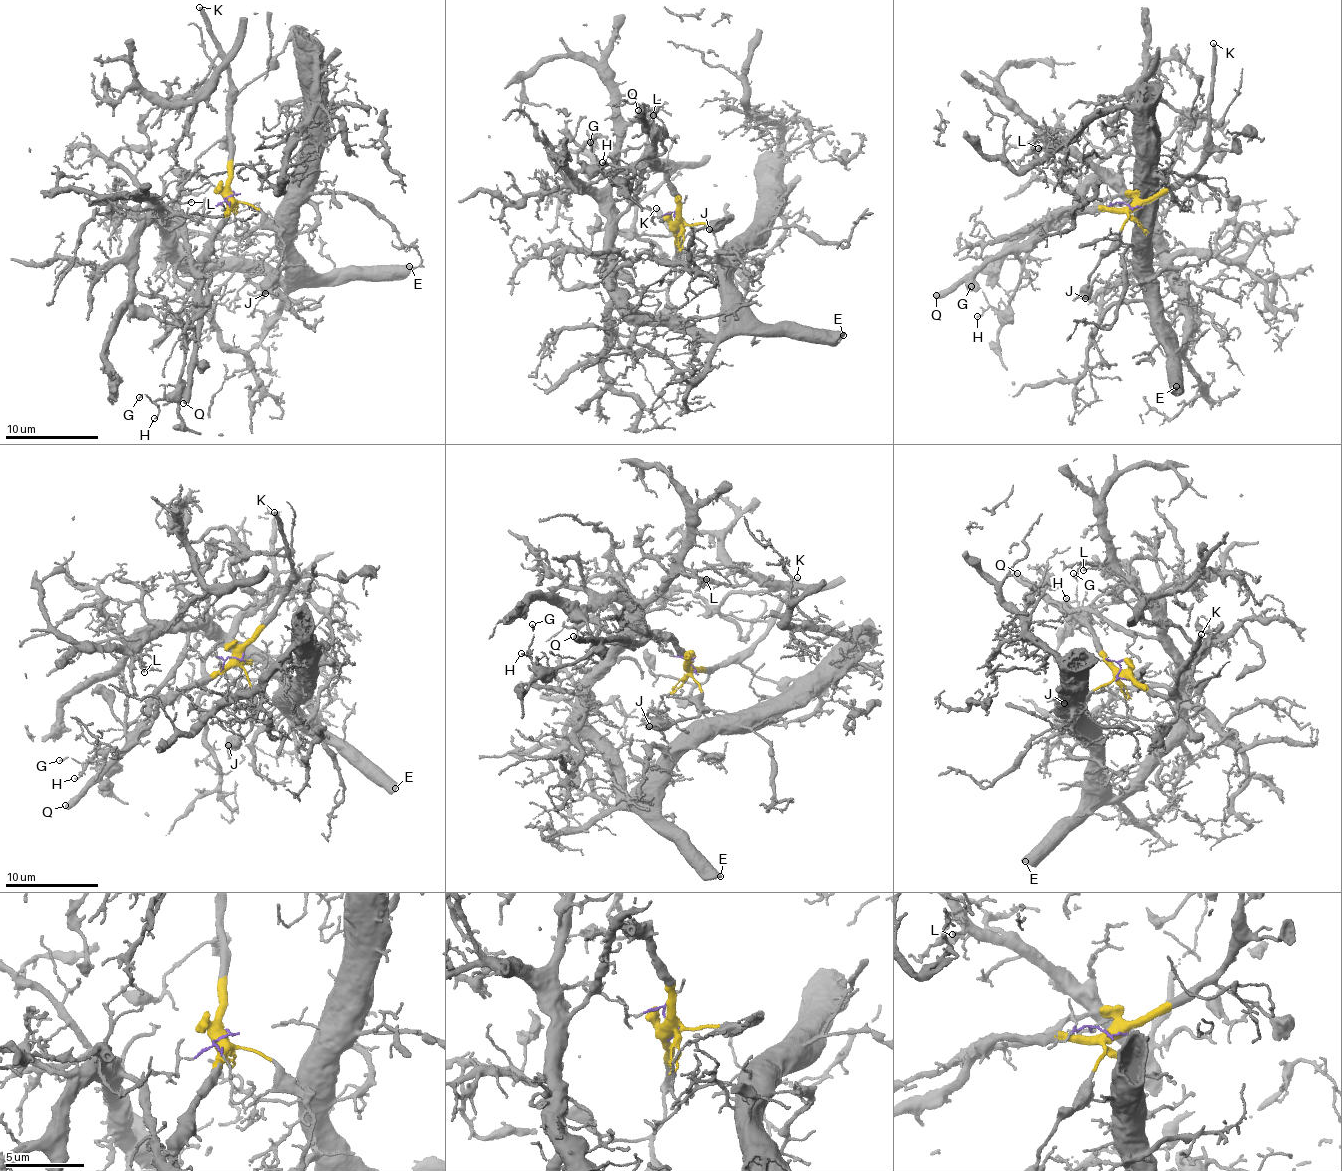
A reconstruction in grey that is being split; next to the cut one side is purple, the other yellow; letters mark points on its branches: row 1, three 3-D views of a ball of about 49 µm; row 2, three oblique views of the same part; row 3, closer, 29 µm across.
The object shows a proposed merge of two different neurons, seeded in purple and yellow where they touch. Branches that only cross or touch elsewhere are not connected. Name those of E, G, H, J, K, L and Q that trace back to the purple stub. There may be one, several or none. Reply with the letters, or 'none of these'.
E, L

